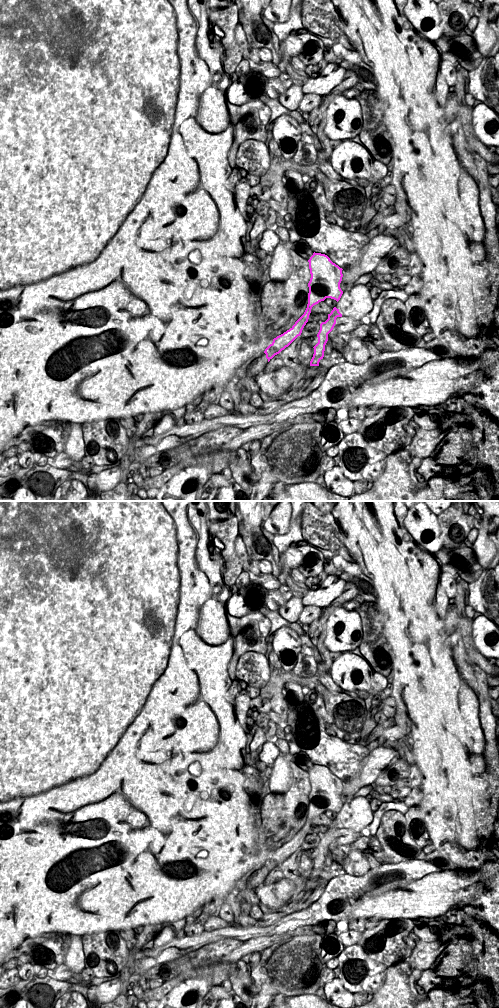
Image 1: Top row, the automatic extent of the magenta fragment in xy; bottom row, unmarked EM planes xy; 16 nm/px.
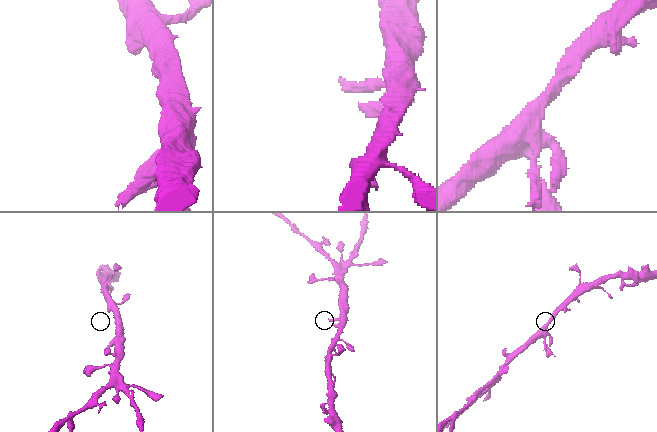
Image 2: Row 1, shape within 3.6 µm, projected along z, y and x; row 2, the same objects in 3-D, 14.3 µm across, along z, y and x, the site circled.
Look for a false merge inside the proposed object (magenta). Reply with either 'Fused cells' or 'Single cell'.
Single cell

